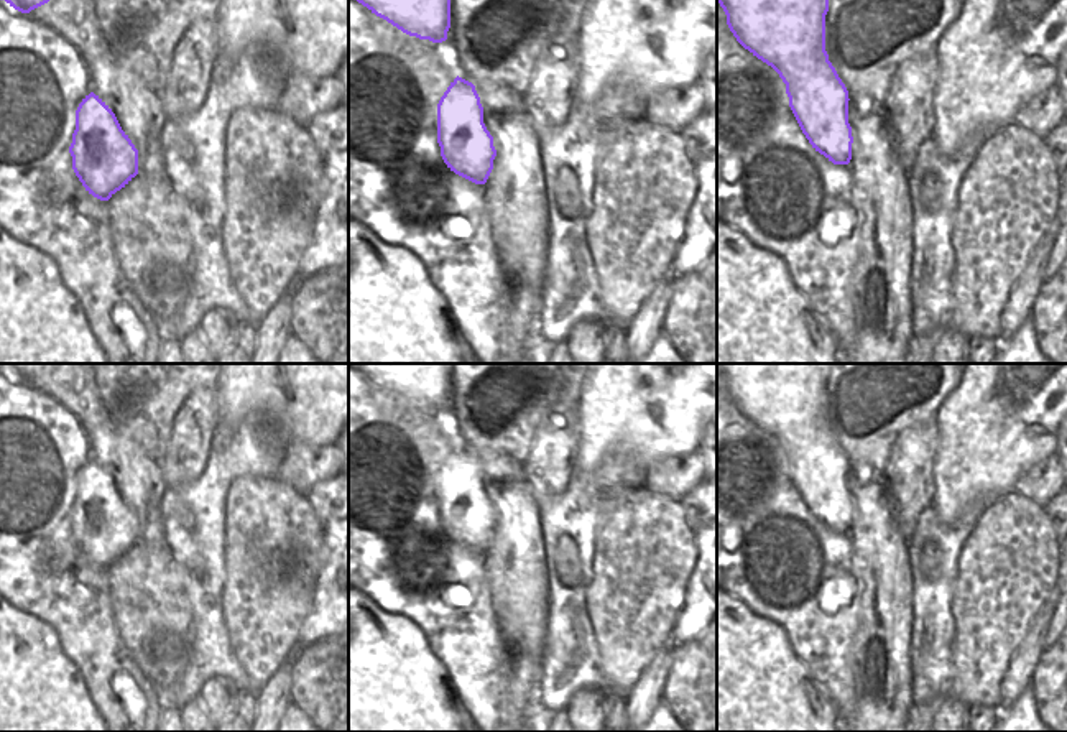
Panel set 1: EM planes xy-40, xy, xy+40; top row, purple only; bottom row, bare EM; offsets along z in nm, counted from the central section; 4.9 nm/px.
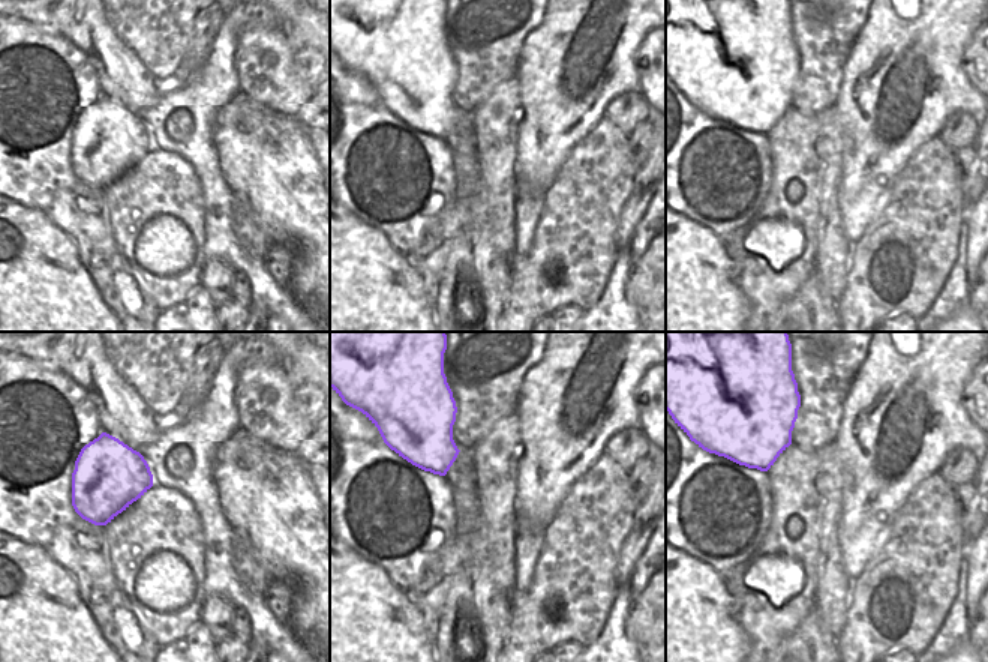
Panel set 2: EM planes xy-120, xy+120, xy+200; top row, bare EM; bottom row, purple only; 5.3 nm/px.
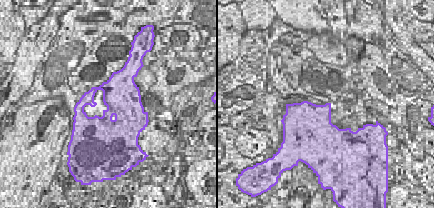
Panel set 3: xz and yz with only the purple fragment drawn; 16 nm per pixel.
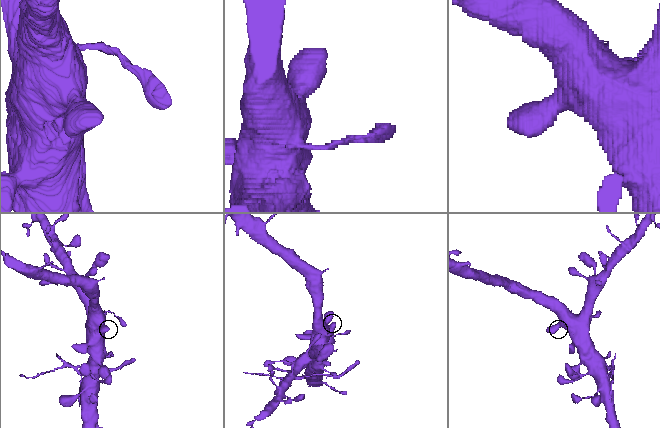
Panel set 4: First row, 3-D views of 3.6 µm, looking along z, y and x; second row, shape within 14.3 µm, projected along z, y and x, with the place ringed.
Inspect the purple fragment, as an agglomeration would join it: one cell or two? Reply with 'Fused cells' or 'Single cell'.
Single cell

